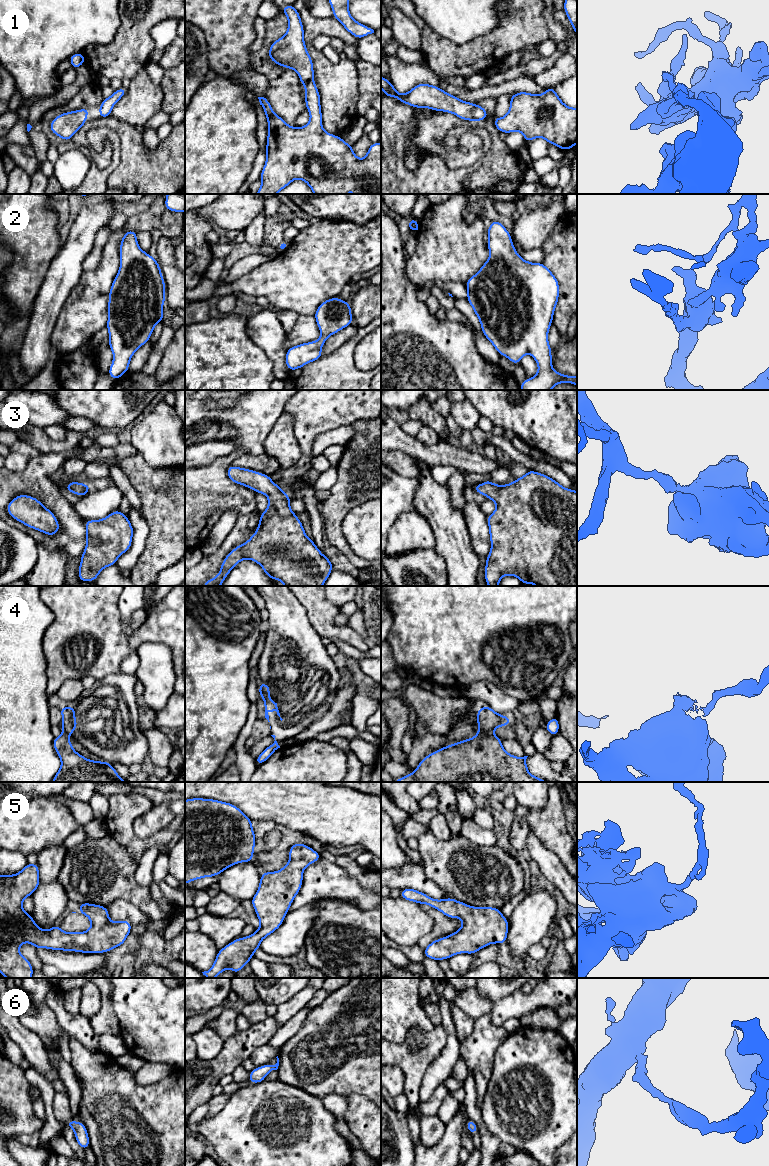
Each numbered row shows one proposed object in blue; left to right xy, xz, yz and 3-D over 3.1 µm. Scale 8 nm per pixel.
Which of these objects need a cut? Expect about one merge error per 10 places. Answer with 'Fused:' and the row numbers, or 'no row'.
Fused: 4

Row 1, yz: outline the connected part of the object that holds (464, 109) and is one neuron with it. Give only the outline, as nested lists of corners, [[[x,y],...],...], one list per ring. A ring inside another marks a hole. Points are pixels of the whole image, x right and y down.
[[[381,76],[381,89],[386,97],[395,97],[400,102],[414,108],[429,108],[434,111],[452,113],[460,119],[473,123],[488,118],[484,107],[462,101],[441,88],[426,83],[420,83],[409,92],[400,94],[388,79]]]

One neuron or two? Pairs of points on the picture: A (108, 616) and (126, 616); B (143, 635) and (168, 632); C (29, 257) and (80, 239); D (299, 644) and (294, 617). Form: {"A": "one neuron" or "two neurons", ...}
{"A": "two neurons", "B": "one neuron", "C": "two neurons", "D": "one neuron"}

